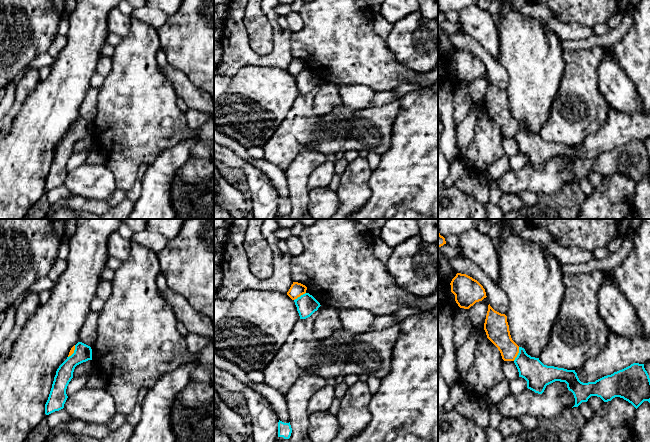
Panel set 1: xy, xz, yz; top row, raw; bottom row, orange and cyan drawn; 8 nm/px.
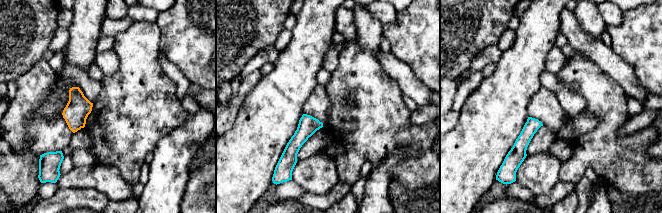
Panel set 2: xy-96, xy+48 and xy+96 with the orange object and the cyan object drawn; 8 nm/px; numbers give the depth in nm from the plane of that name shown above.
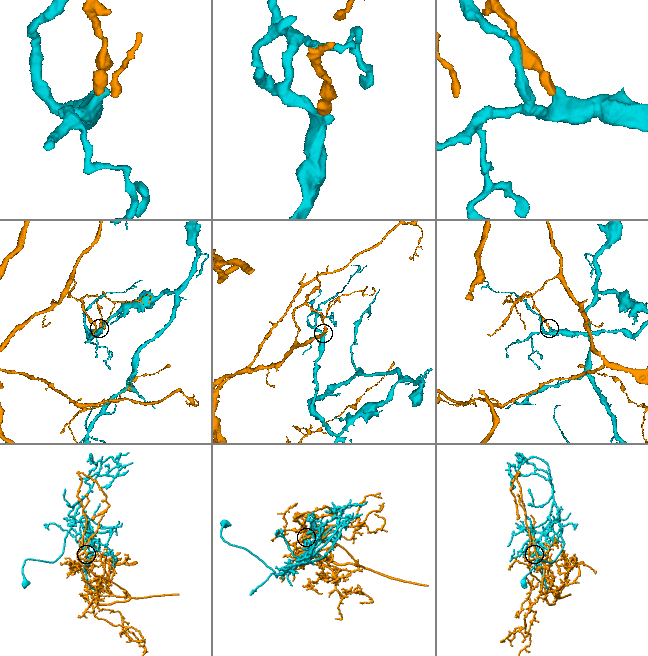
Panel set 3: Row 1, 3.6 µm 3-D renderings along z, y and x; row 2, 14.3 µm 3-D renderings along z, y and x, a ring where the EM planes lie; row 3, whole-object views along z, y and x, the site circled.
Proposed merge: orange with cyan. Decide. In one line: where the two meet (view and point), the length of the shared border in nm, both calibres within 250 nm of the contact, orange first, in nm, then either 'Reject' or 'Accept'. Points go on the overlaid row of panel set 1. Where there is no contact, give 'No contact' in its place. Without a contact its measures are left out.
Touches orange at yz (517, 354). Shared border 120 nm. Thickness 190 nm (orange) against 200 nm. Reject

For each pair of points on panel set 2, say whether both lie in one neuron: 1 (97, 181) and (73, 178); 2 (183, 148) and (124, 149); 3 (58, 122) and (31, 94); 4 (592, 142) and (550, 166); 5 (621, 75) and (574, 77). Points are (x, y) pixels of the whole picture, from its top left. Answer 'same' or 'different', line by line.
1: same
2: different
3: same
4: different
5: different

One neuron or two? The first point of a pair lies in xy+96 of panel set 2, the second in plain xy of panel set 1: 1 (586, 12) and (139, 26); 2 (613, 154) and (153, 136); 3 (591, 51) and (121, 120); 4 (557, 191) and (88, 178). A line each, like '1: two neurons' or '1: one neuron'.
1: one neuron
2: one neuron
3: two neurons
4: two neurons

